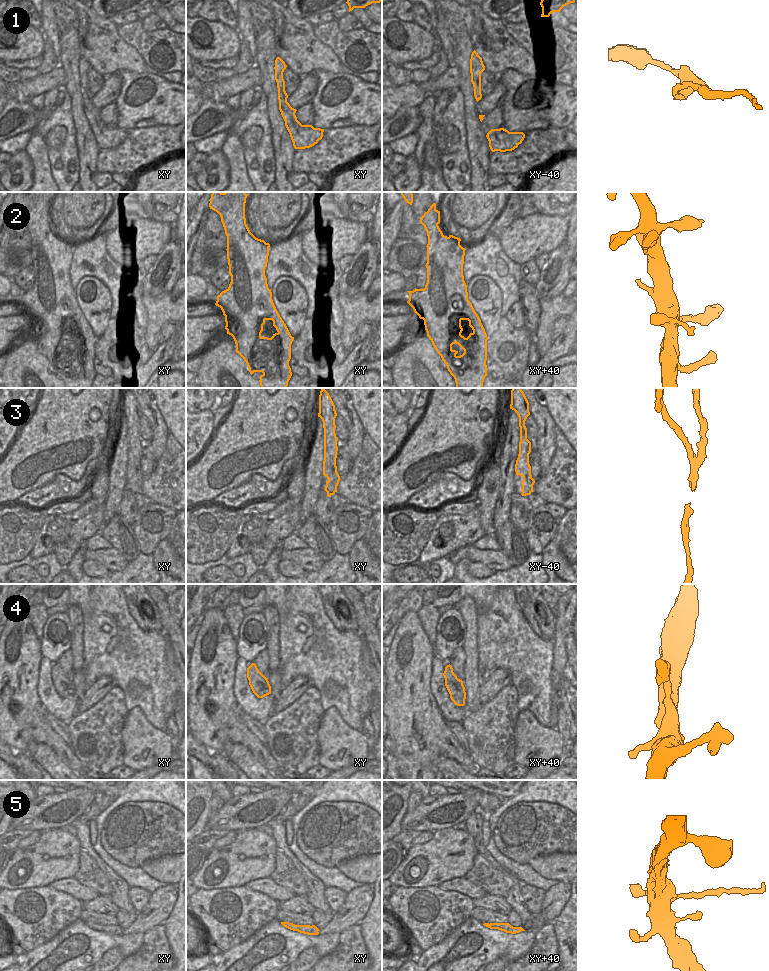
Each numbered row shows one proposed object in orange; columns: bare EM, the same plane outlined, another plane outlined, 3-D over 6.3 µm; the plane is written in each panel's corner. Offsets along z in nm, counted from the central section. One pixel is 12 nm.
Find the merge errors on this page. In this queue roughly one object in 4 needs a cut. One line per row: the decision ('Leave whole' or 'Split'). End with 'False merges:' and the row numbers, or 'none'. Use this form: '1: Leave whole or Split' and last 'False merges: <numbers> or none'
1: Leave whole
2: Leave whole
3: Split
4: Leave whole
5: Split
False merges: 3, 5

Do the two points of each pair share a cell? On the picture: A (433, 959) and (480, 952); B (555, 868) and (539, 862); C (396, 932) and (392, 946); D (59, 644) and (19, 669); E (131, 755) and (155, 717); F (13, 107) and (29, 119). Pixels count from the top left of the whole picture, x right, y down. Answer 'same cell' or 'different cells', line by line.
A: same cell
B: same cell
C: same cell
D: different cells
E: different cells
F: same cell

